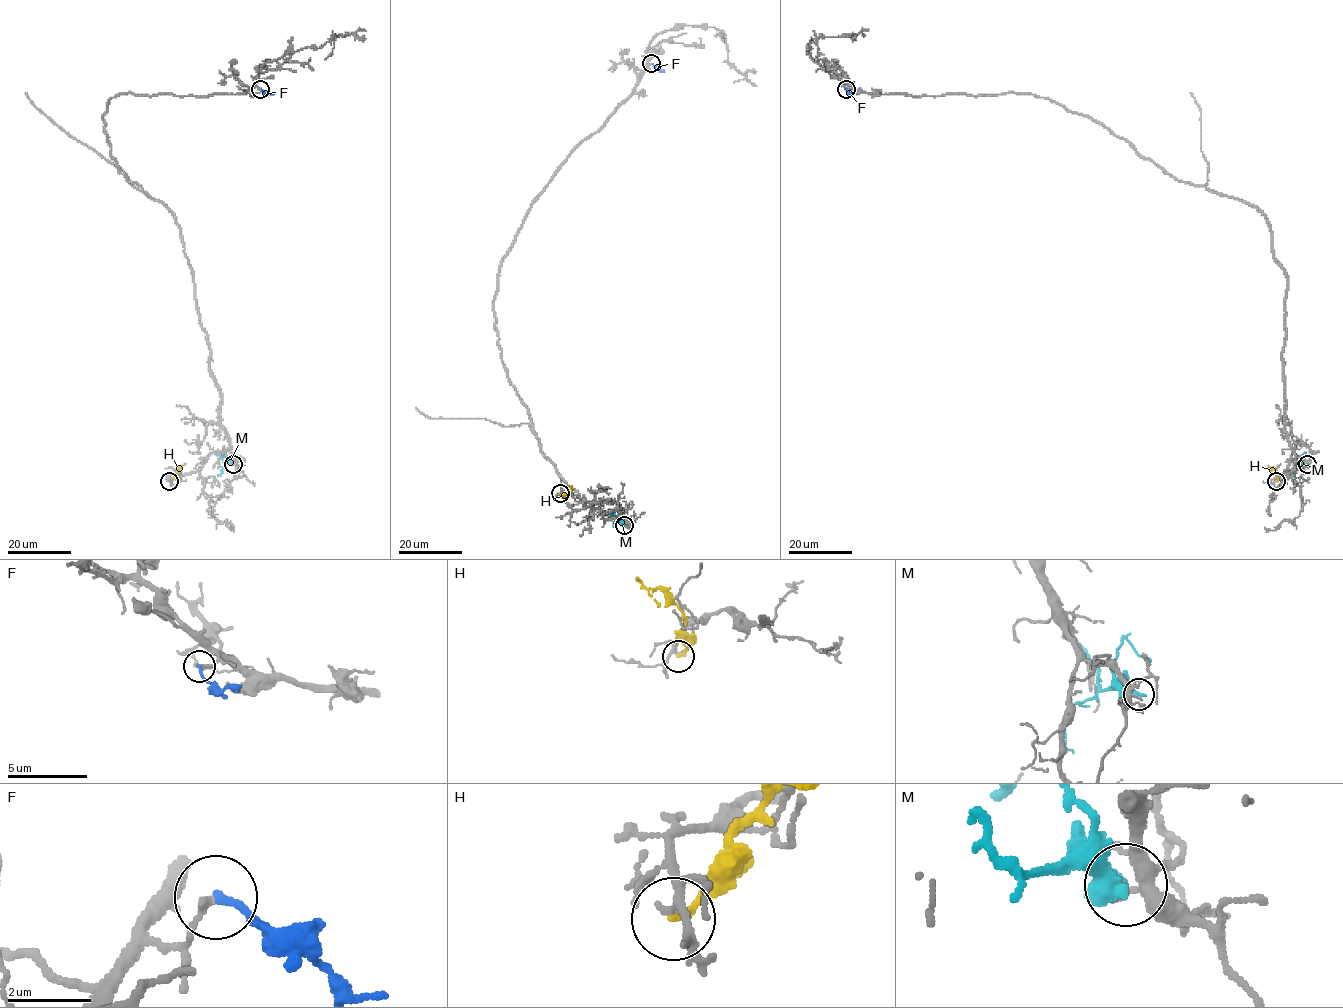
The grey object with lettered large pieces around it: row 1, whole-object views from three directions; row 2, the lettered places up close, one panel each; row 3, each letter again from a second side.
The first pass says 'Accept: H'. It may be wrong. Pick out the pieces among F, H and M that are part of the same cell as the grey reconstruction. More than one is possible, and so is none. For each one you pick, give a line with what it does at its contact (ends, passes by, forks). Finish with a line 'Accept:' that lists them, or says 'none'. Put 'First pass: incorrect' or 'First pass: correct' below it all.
Accept: none
First pass: incorrect

